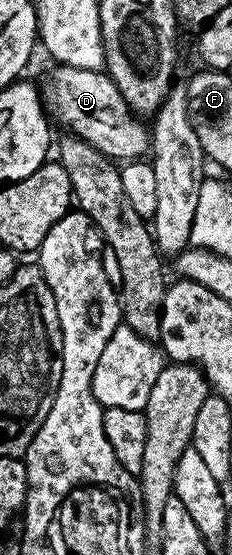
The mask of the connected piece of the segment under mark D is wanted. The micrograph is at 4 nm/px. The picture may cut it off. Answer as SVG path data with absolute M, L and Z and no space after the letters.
M55 65L52 66L51 76L48 77L45 89L43 88L43 101L48 114L67 126L72 134L79 139L93 144L98 151L106 157L115 161L133 161L144 158L150 152L150 130L140 118L137 118L134 111L117 89L108 74L101 71L91 71Z

